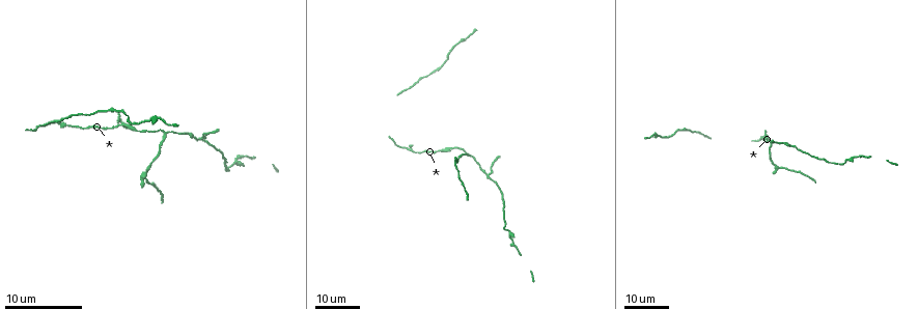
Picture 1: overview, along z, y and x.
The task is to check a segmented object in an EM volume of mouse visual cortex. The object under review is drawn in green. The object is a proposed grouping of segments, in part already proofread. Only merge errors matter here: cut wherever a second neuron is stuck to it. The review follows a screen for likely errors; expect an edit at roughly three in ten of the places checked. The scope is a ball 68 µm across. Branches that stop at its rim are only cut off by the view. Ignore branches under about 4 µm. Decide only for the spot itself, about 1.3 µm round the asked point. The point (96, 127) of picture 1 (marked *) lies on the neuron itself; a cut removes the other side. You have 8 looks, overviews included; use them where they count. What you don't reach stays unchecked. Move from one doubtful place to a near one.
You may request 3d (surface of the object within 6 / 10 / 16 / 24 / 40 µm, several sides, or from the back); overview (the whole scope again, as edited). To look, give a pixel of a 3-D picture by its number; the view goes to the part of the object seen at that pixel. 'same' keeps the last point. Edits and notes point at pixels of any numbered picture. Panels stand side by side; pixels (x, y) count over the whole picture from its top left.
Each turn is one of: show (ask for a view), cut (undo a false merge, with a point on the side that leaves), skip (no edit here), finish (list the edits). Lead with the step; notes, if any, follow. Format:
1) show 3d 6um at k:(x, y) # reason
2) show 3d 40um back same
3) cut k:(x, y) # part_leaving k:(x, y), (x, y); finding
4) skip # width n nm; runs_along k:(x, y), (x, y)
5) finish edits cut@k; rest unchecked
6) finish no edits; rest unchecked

show 3d 16um at 1:(792, 147) # a fork

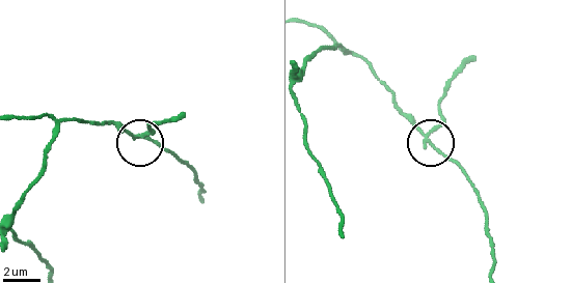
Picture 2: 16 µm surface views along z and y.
show 3d 10um at 2:(137, 137)

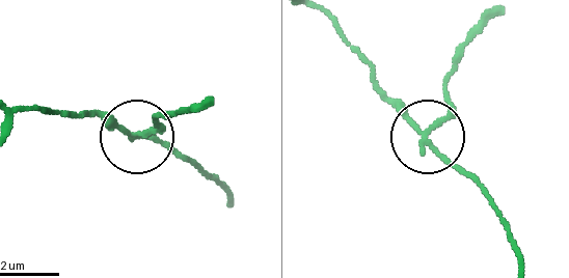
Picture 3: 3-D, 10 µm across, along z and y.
cut 3:(161, 131) # part_leaving 3:(132, 132), (152, 130), (159, 124), (155, 117), (209, 98); a second neuron is stuck on

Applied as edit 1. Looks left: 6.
show overview # redraw

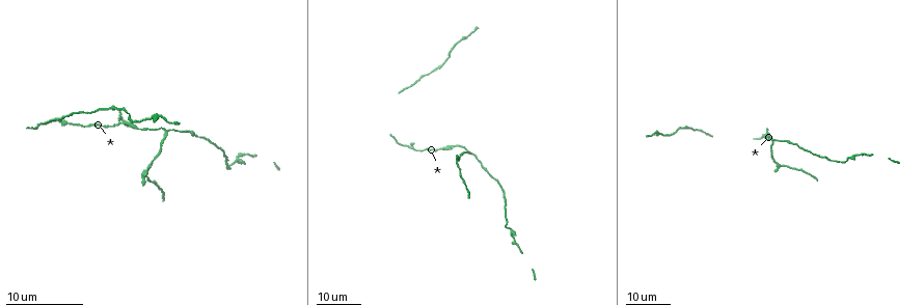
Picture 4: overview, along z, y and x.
show 3d 24um at 4:(123, 123) # three arms meet

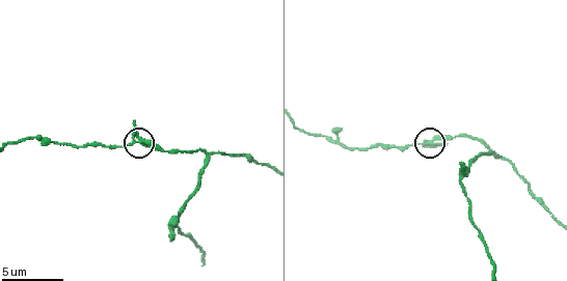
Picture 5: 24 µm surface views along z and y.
show 3d 6um at 5:(427, 141) # closer look

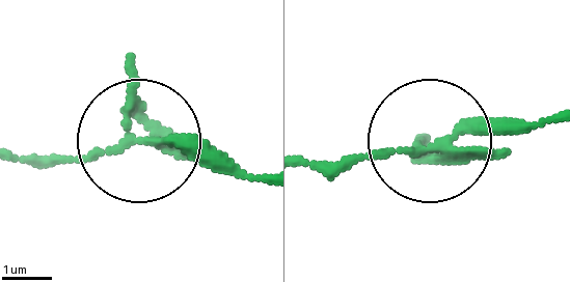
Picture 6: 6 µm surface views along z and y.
skip # width 220 nm; one neuron here

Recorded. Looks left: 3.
show 3d 16um at 4:(242, 154) # side arm on a straight run

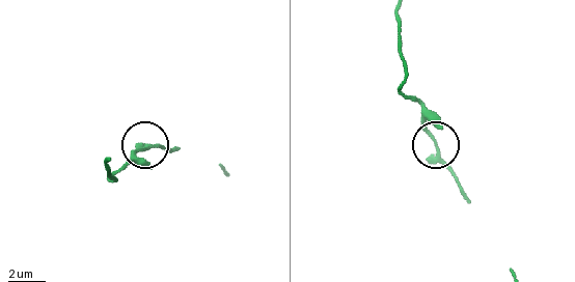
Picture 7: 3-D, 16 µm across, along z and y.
show 3d 10um at 7:(142, 148) # closer look

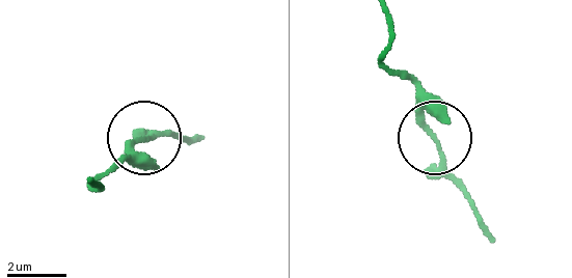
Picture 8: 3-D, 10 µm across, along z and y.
skip # runs_along 8:(388, 12), (383, 57), (415, 87), (443, 169), (467, 196); continuous, no second neuron

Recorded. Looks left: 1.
show 3d 10um at 5:(499, 158)

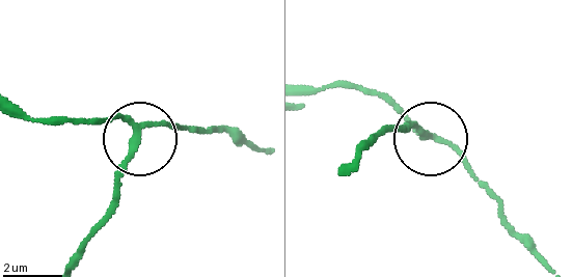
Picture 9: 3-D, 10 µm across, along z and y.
cut 9:(121, 168) # side_arm 18 um; arms 3; two neurons meet here

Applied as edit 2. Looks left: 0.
finish edits cut@3, cut@9; rest unchecked

